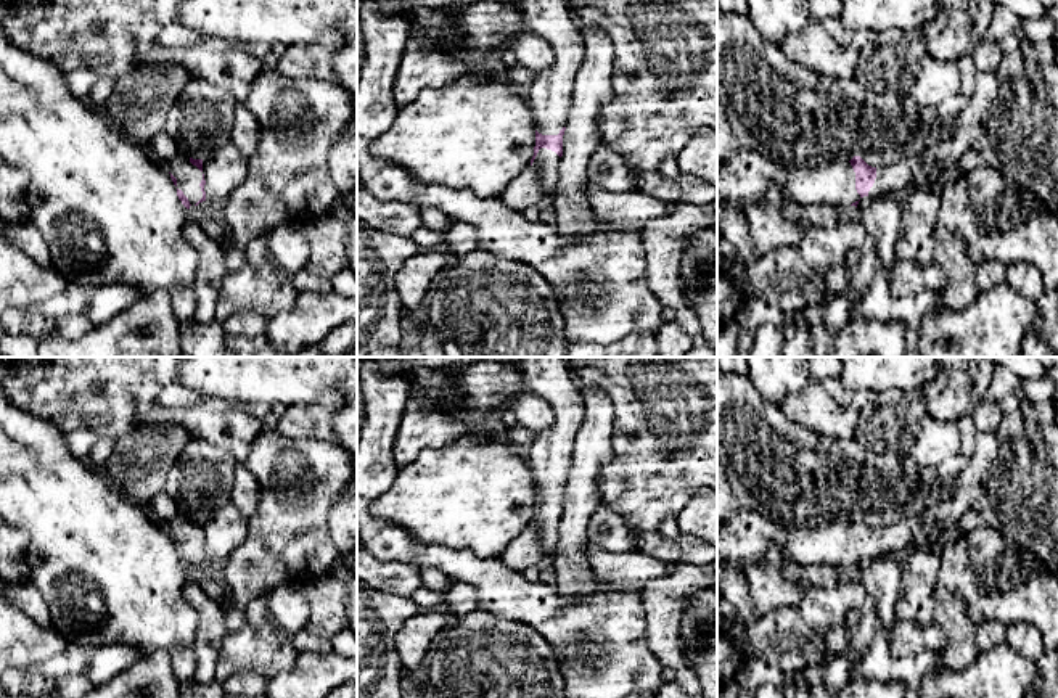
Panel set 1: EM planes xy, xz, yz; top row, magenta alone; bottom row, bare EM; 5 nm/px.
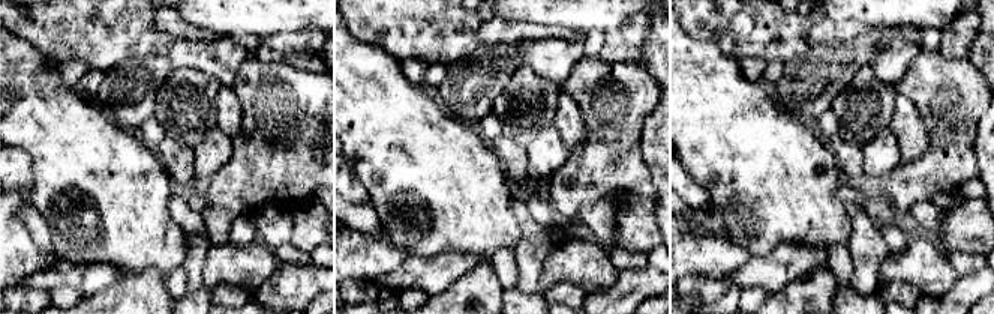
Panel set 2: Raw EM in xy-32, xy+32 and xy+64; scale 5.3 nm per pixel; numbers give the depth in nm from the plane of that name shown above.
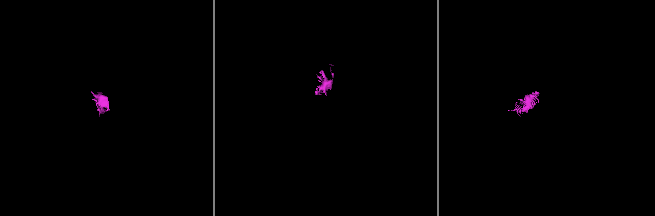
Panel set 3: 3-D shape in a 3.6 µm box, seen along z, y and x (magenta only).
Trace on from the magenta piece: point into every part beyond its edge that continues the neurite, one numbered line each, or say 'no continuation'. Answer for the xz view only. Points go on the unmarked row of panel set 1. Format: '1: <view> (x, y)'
1: xz (549, 459)
2: xz (547, 521)

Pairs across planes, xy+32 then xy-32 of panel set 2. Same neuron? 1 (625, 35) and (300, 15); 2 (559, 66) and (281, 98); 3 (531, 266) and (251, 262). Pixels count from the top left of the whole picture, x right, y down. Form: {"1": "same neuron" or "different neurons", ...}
{"1": "different neurons", "2": "different neurons", "3": "different neurons"}

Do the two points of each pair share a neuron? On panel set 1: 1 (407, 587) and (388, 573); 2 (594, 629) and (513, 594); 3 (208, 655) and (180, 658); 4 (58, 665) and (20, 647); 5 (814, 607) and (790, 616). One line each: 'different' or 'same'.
1: same
2: same
3: different
4: different
5: different

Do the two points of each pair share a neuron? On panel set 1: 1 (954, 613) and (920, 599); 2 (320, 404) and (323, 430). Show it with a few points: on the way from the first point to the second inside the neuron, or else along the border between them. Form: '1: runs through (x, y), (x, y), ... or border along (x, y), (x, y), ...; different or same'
1: border along (938, 584), (933, 592), (931, 619); different
2: runs through (320, 410), (320, 423); same

